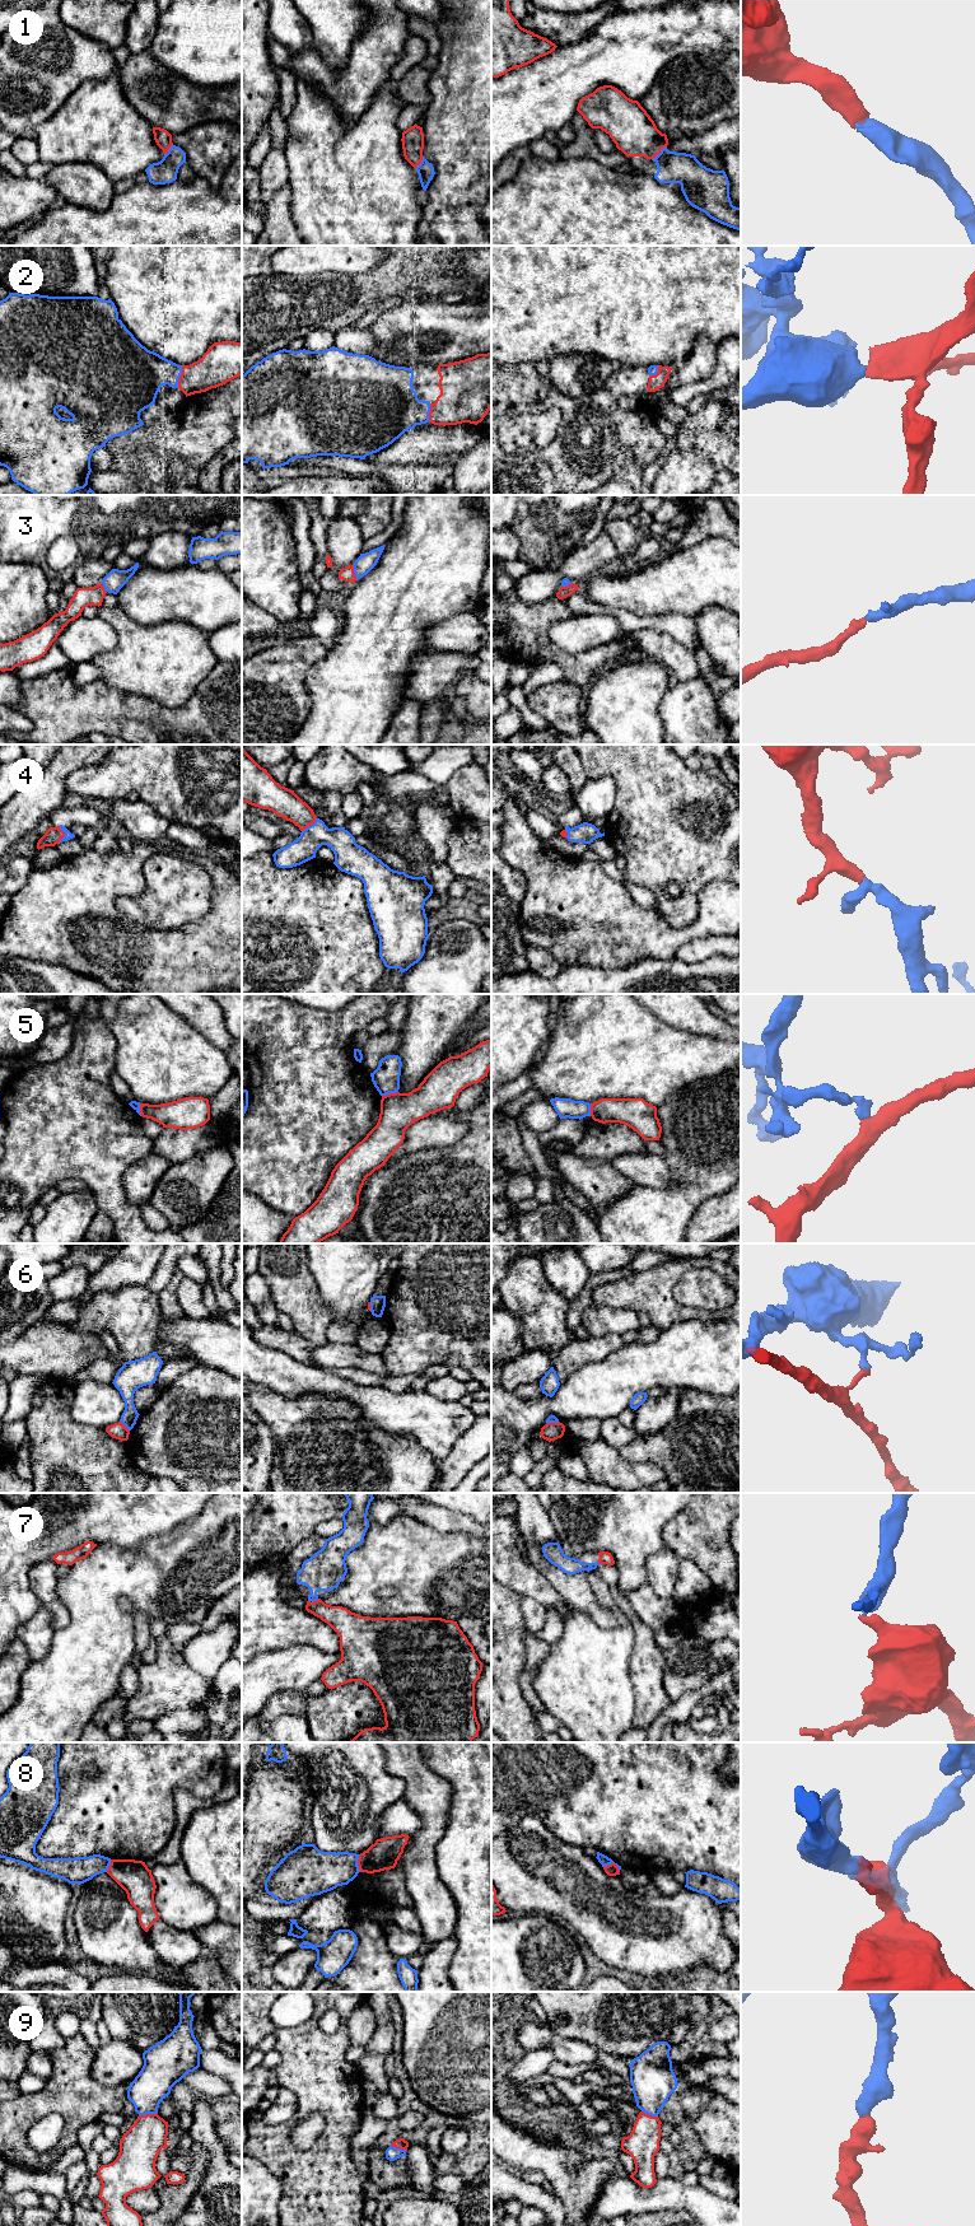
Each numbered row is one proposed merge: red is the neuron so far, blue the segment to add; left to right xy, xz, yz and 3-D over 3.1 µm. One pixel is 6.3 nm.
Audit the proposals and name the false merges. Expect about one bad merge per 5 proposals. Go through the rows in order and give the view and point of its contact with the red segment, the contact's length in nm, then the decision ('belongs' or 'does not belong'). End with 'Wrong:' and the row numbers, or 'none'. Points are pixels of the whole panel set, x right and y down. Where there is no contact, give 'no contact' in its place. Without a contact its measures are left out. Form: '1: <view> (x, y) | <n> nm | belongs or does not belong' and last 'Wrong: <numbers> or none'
1: yz (658, 153) | 130 nm | belongs
2: xy (180, 377) | 150 nm | belongs
3: xz (353, 572) | 90 nm | belongs
4: xy (64, 834) | 100 nm | belongs
5: xz (390, 1093) | 110 nm | does not belong
6: xy (124, 1426) | 90 nm | does not belong
7: xz (317, 1600) | 40 nm | belongs
8: yz (612, 1863) | 110 nm | does not belong
9: xy (148, 2114) | 120 nm | belongs
Wrong: 5, 6, 8

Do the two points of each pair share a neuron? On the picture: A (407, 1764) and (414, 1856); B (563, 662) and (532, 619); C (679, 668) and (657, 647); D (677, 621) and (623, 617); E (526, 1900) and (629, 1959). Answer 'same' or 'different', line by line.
A: same
B: same
C: same
D: same
E: same

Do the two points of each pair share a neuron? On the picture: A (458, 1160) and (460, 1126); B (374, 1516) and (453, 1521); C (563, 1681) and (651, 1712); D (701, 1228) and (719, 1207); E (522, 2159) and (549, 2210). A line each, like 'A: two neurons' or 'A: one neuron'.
A: two neurons
B: one neuron
C: two neurons
D: one neuron
E: two neurons

